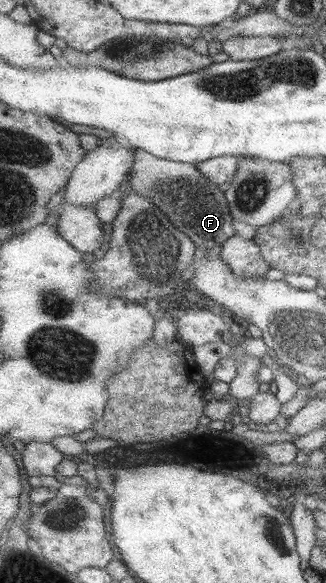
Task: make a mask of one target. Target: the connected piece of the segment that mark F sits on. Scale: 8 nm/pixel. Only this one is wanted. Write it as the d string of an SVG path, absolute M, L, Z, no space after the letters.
M136 149L134 164L129 174L129 187L133 192L151 200L158 208L197 244L198 249L206 251L214 246L224 246L234 236L235 218L231 213L231 204L226 196L225 187L214 184L198 167L198 164L182 163L162 159L146 150Z

